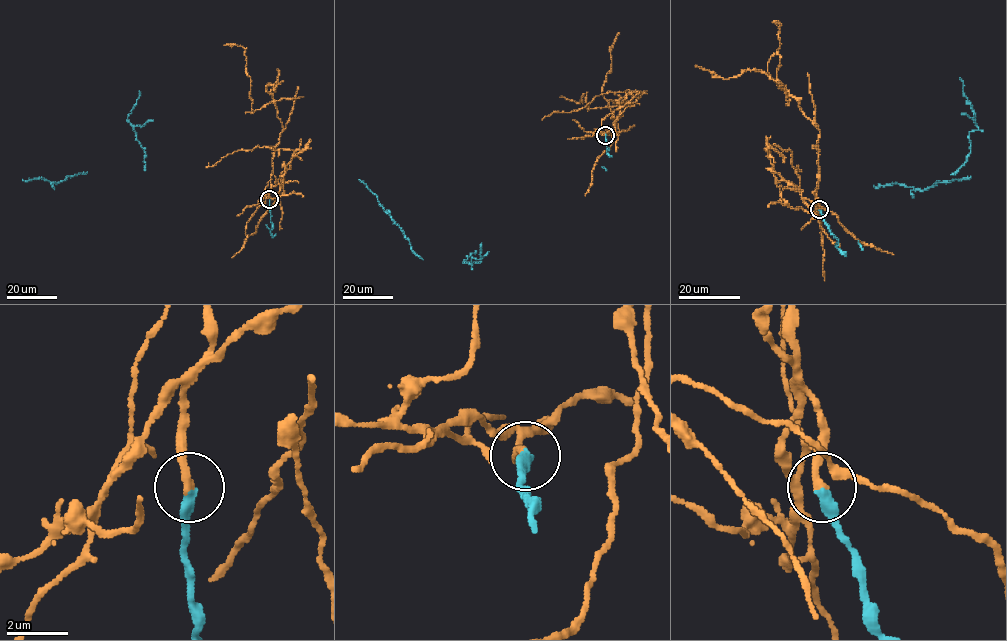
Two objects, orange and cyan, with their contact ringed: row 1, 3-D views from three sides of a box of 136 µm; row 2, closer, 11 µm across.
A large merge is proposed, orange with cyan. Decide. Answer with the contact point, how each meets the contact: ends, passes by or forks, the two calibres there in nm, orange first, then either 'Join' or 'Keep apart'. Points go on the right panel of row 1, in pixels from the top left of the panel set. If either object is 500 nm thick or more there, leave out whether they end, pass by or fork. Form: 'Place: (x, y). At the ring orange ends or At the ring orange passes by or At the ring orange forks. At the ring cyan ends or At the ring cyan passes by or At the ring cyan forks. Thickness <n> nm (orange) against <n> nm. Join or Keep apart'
Place: (819, 209). At the ring orange ends. At the ring cyan ends. Thickness 300 nm (orange) against 400 nm. Keep apart

